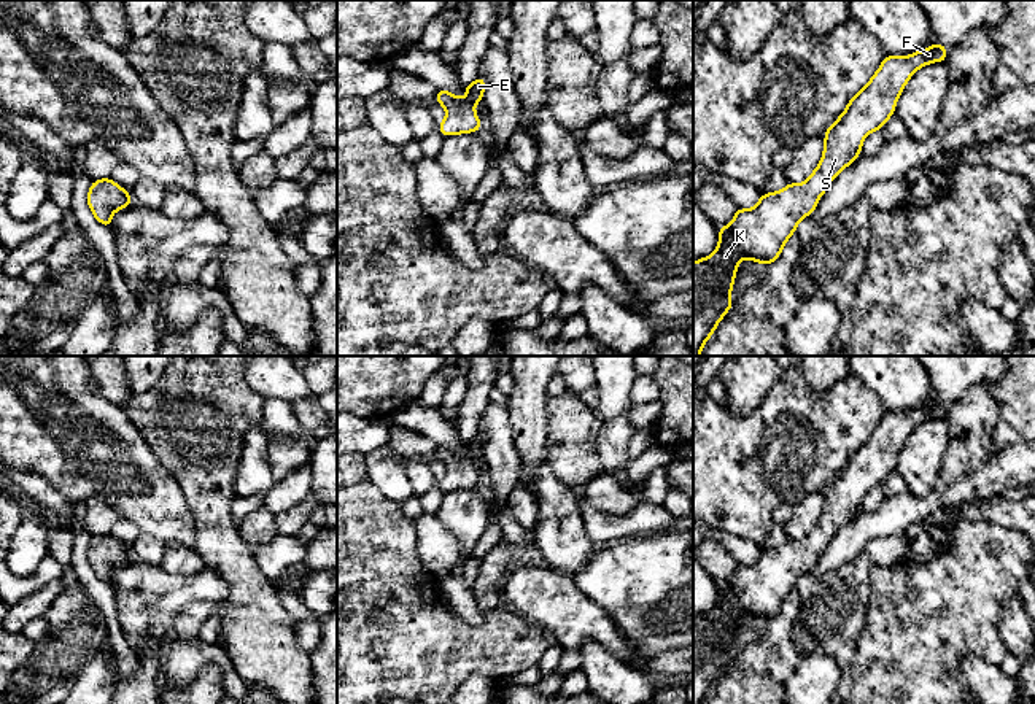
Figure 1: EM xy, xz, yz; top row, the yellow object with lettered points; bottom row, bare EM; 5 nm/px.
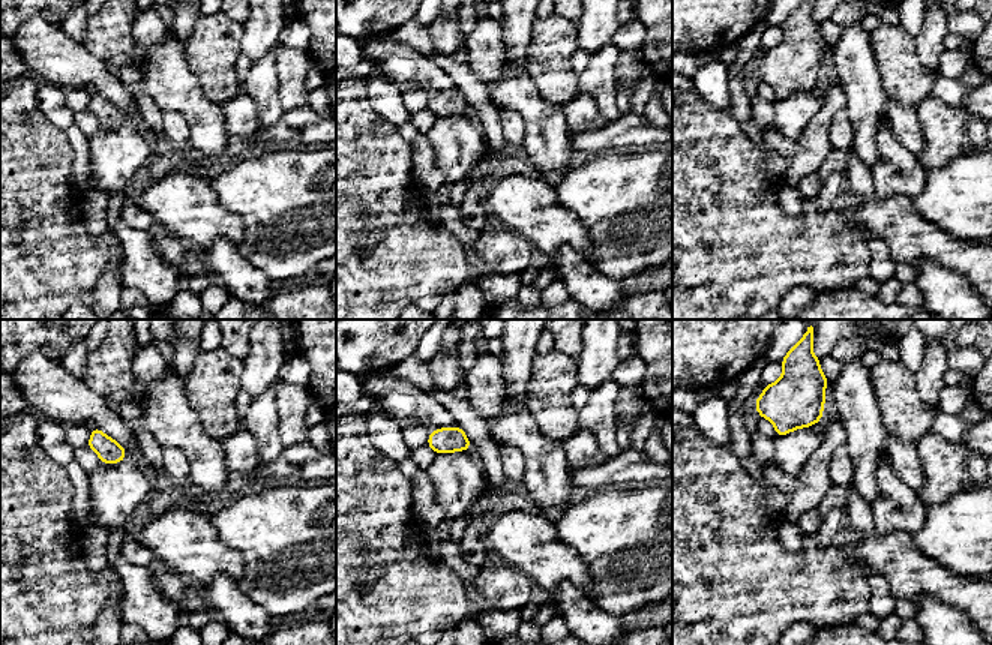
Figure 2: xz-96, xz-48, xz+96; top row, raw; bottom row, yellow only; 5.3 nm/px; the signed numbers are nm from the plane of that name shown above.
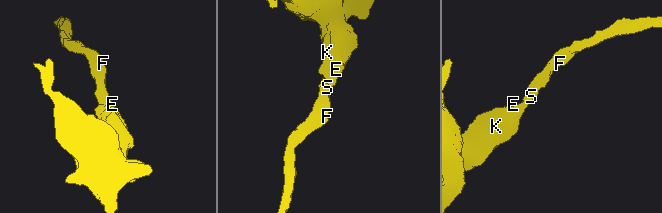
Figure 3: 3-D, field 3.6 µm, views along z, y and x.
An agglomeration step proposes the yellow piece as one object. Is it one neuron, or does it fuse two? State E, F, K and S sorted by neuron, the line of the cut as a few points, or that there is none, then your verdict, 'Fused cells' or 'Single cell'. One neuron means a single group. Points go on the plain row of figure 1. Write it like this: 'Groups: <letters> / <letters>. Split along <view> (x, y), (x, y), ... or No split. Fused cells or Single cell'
Groups: E F K S. No split. Single cell

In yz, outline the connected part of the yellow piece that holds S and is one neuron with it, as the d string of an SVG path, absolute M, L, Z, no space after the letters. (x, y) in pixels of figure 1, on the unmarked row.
M935 397L911 412L886 412L870 439L847 459L825 486L817 524L803 539L762 550L750 566L738 564L733 578L719 585L717 605L693 618L693 704L703 704L719 677L731 664L730 648L742 613L774 618L801 574L812 571L831 536L862 509L868 489L882 485L895 470L895 459L916 426L944 418L949 405Z

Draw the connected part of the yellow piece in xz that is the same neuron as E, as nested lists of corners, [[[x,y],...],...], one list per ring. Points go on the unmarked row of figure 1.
[[[479,431],[477,435],[463,443],[467,447],[467,453],[455,453],[447,445],[439,445],[436,458],[447,466],[445,475],[437,485],[445,491],[458,491],[477,488],[482,485],[480,475],[474,467],[477,458],[483,456],[485,435]]]

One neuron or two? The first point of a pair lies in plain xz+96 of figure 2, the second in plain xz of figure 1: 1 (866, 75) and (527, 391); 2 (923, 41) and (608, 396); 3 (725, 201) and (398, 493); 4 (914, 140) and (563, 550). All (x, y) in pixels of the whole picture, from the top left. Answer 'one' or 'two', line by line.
1: one
2: two
3: two
4: two

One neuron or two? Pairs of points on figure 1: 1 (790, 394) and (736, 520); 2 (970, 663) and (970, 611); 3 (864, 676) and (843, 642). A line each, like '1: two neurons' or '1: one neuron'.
1: one neuron
2: two neurons
3: two neurons

